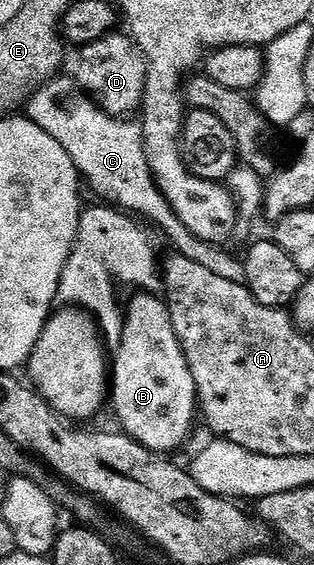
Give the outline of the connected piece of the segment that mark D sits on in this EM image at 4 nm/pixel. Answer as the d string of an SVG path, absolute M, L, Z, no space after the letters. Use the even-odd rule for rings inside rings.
M109 33L102 36L98 41L79 48L80 60L76 63L74 79L79 84L80 90L91 96L93 102L108 116L128 117L131 111L141 106L144 101L144 86L148 83L148 64L144 62L144 55L138 49L132 36L127 33Z

